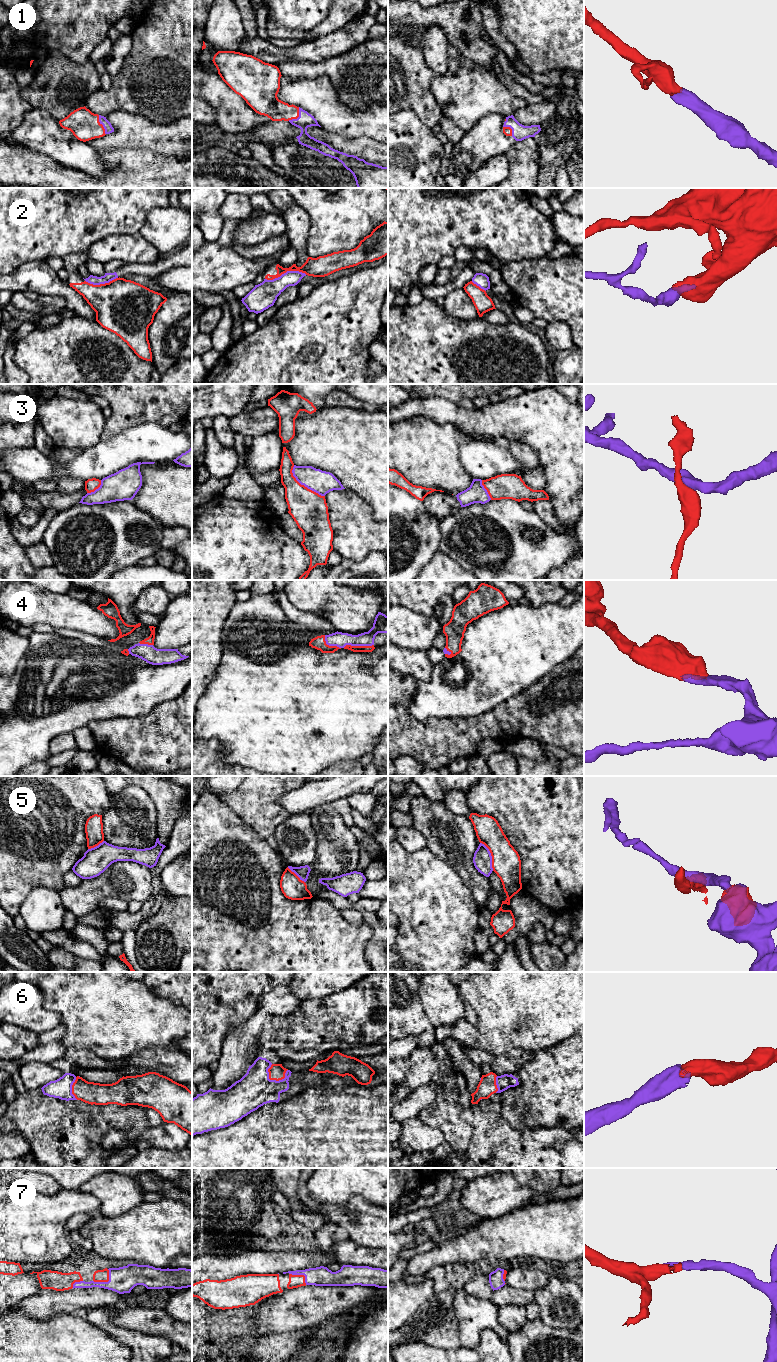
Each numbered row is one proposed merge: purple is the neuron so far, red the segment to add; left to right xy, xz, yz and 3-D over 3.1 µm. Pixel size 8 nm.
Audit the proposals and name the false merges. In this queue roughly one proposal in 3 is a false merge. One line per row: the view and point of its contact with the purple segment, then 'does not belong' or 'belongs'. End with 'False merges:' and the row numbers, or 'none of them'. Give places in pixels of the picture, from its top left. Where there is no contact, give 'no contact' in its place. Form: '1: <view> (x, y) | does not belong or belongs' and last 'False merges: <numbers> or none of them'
1: xy (102, 124) | belongs
2: xz (286, 272) | does not belong
3: xz (303, 484) | does not belong
4: xz (358, 645) | belongs
5: yz (491, 856) | does not belong
6: xz (280, 1080) | belongs
7: xy (105, 1282) | belongs
False merges: 2, 3, 5

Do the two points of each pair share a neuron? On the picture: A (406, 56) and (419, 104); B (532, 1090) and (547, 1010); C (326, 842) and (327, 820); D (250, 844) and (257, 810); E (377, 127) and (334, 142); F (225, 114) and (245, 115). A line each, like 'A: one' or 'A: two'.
A: one
B: two
C: one
D: two
E: two
F: one

